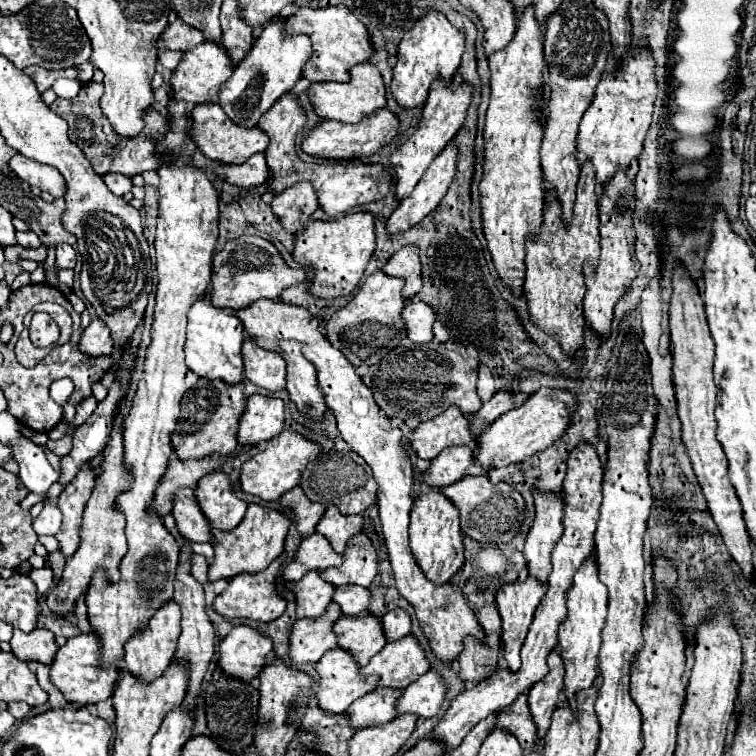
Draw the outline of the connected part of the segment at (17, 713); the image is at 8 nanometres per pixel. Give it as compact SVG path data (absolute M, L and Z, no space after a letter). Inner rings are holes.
M9 702L9 704L7 704L7 710L9 710L17 720L25 720L27 714L29 714L29 710L31 710L31 706L29 706L29 704L23 704L23 702Z

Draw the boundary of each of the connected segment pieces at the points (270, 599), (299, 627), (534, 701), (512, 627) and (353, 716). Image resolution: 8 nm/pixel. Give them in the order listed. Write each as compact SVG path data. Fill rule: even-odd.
M281 554L275 562L271 562L265 570L257 572L257 574L243 574L243 576L235 576L229 580L229 586L215 598L213 602L213 610L217 614L221 614L227 620L235 620L235 618L249 618L255 622L271 622L275 618L279 618L285 610L285 600L277 594L275 588L275 578L281 570L285 556Z
M331 602L327 612L315 620L295 620L289 634L289 658L291 664L319 662L327 650L337 648L331 624L341 616L339 606Z
M553 650L547 658L549 672L543 680L539 680L527 694L529 712L537 726L537 738L543 738L547 734L547 728L551 724L551 714L557 706L559 694L563 690L563 662L559 658L559 652Z
M525 578L525 582L505 584L495 594L495 606L501 616L501 646L503 658L509 664L511 672L517 672L521 666L519 650L525 640L527 628L531 624L531 616L547 586L537 580Z
M375 688L373 692L361 696L345 712L349 726L361 730L393 720L397 696L399 692L387 692L387 688Z

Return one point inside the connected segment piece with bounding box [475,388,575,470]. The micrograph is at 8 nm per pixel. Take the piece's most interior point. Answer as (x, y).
(518, 434)

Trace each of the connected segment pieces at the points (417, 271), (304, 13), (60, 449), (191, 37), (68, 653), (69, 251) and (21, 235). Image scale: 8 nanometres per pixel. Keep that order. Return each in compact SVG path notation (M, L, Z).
M403 246L399 252L395 252L389 258L389 262L381 268L381 272L385 272L387 276L405 278L405 286L401 292L405 298L413 298L423 286L417 246Z
M343 4L327 6L327 8L299 8L293 16L285 20L287 34L305 34L311 38L313 54L303 66L303 78L309 82L325 82L325 80L347 80L347 68L355 64L363 64L373 54L371 42L367 40L367 28L359 24L357 16Z
M63 436L61 440L49 440L47 448L57 456L65 456L71 452L71 436Z
M177 18L173 24L163 30L163 34L157 38L155 48L157 50L191 50L199 44L203 44L203 34L197 28L187 26L181 18Z
M79 634L67 640L65 646L61 646L53 658L53 664L49 666L49 678L51 682L61 690L65 700L69 704L77 706L91 706L101 700L107 700L113 694L115 682L117 682L117 670L115 668L101 668L99 666L99 638L91 634Z
M61 244L57 248L57 266L59 268L75 268L75 250L73 250L73 246Z
M27 230L27 232L15 232L15 240L17 240L17 244L21 244L21 246L29 246L29 248L37 248L37 246L41 246L39 238L37 238L31 230Z

